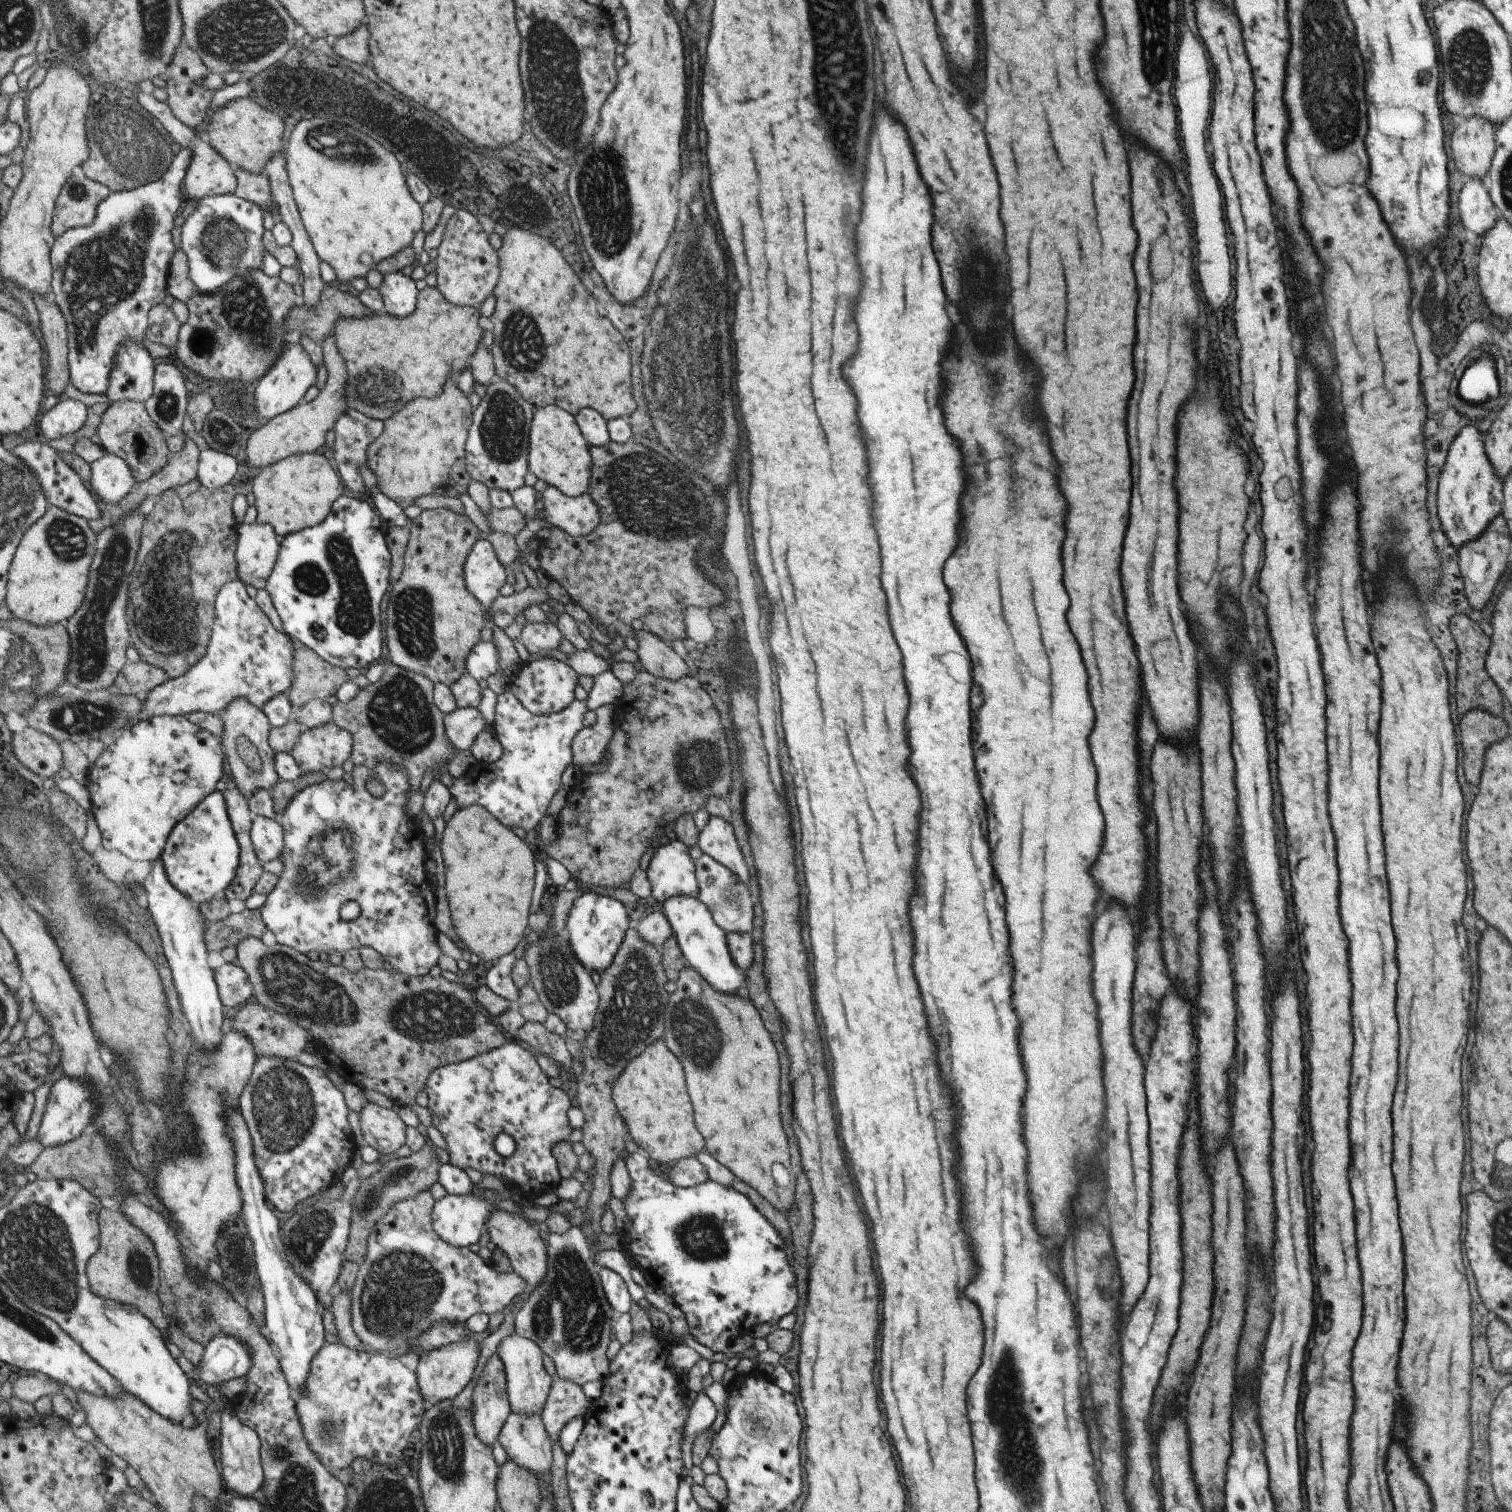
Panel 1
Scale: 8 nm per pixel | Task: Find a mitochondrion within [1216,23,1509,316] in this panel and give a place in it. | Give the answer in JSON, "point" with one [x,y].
{"point":[1468,69]}

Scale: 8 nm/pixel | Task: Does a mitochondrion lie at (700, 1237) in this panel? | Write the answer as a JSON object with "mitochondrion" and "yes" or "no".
{"mitochondrion":"yes"}

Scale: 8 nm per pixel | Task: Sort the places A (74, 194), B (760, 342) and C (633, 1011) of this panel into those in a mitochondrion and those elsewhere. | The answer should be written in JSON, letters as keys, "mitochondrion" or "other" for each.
{"A":"mitochondrion","B":"other","C":"mitochondrion"}

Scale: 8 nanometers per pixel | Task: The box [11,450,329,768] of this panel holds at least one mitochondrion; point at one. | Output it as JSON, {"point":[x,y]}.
{"point":[91,646]}

